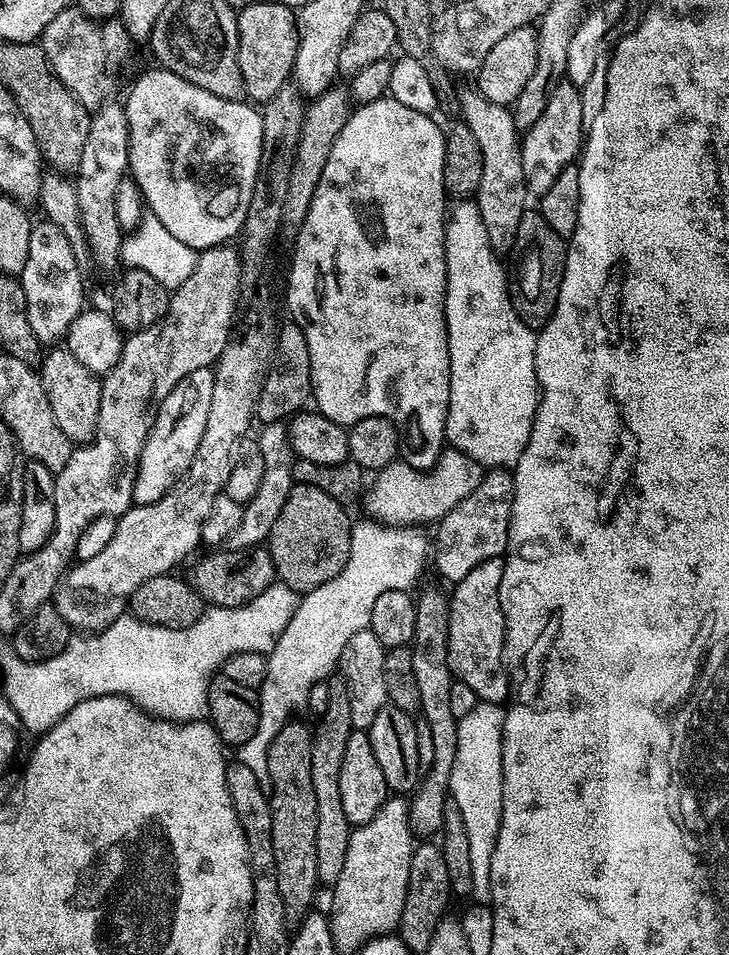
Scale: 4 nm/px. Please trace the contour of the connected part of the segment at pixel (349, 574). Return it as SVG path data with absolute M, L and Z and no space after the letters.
M353 523L352 545L346 566L330 582L318 586L313 592L303 593L296 605L294 618L286 626L272 651L267 653L267 662L334 662L339 665L340 655L350 642L355 632L368 627L370 610L374 610L374 602L378 594L386 590L408 590L412 583L424 572L424 536L416 526L389 527L383 524Z

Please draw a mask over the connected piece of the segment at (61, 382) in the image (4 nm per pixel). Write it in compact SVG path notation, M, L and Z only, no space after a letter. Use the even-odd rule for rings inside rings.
M56 346L49 352L52 353L43 357L38 375L44 383L50 410L54 410L54 422L58 422L58 430L62 430L62 434L66 434L66 438L72 441L73 445L87 446L96 439L101 377L86 370L86 366L82 366L82 362L78 362L78 358L74 358L74 354L68 351L67 347Z

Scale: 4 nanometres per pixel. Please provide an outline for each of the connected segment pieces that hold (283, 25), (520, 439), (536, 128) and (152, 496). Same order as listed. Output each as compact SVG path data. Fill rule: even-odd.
M248 4L236 12L238 60L249 101L267 102L289 83L300 45L298 16L284 4Z
M460 202L456 209L449 211L444 226L444 253L448 262L448 294L444 299L444 312L448 322L448 353L450 354L450 402L448 403L448 421L444 431L447 443L460 452L464 452L470 461L476 461L485 469L493 468L511 469L520 460L520 456L526 450L530 442L530 430L534 426L536 411L540 405L540 383L536 377L536 337L537 333L527 328L520 321L518 314L512 305L510 295L510 280L504 277L504 268L500 265L501 257L493 247L489 232L482 222L482 214L474 202Z
M561 82L556 85L552 97L546 102L542 118L538 118L534 126L526 129L520 141L522 174L533 197L544 196L546 190L550 190L554 178L558 178L564 167L581 155L585 140L586 123L583 120L581 89L571 82Z
M196 369L170 388L168 397L156 412L156 421L147 429L140 450L136 481L132 487L132 498L136 504L153 504L155 500L162 499L192 465L198 442L202 442L202 434L206 430L206 414L210 414L210 398L214 390L213 369Z

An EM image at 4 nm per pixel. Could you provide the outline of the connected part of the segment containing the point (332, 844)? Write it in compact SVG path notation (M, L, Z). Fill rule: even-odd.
M332 678L327 681L330 690L330 702L326 706L326 714L322 714L314 724L312 745L310 746L310 782L314 782L314 802L318 802L318 834L316 845L318 846L318 881L321 887L316 893L314 908L317 913L328 914L332 910L331 886L338 882L338 874L342 874L342 862L346 862L346 850L350 846L350 834L354 825L346 818L346 810L342 810L342 794L338 790L338 774L342 774L342 758L346 755L346 741L352 733L352 719L350 718L350 698L352 693L345 681L340 678Z

